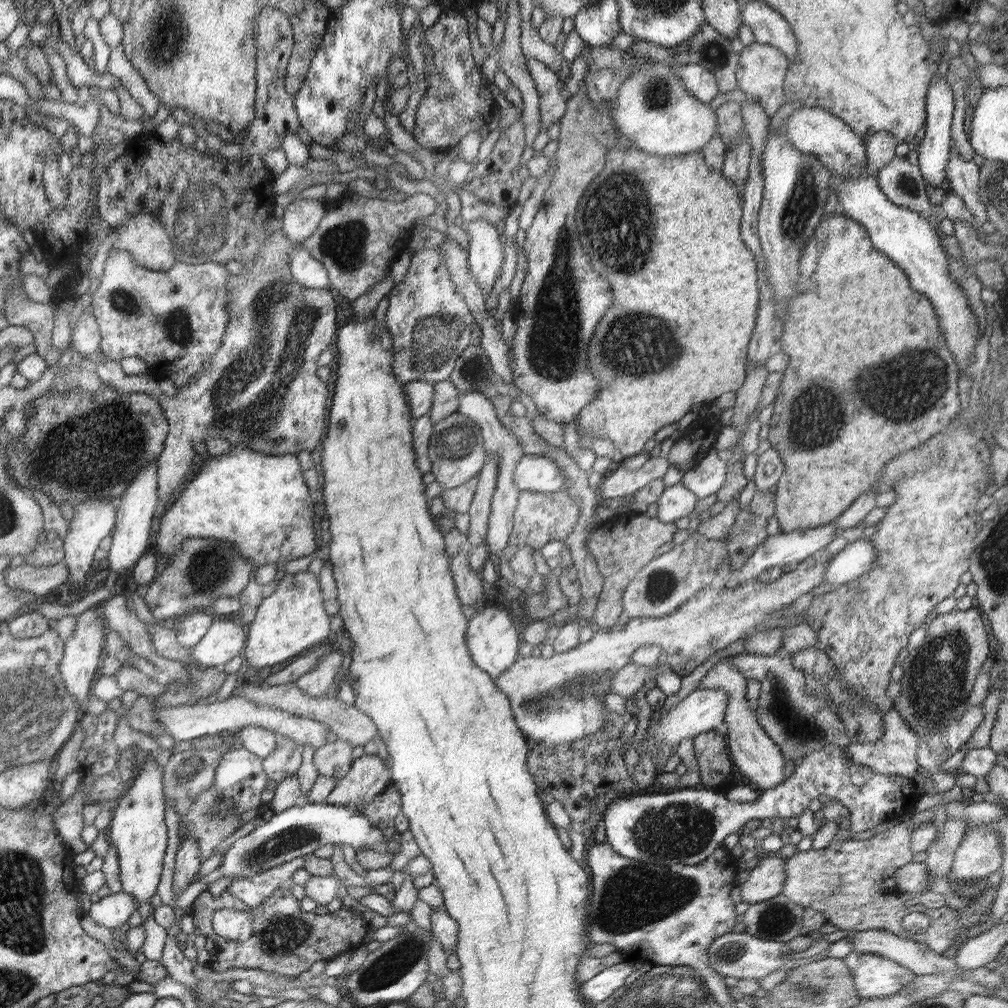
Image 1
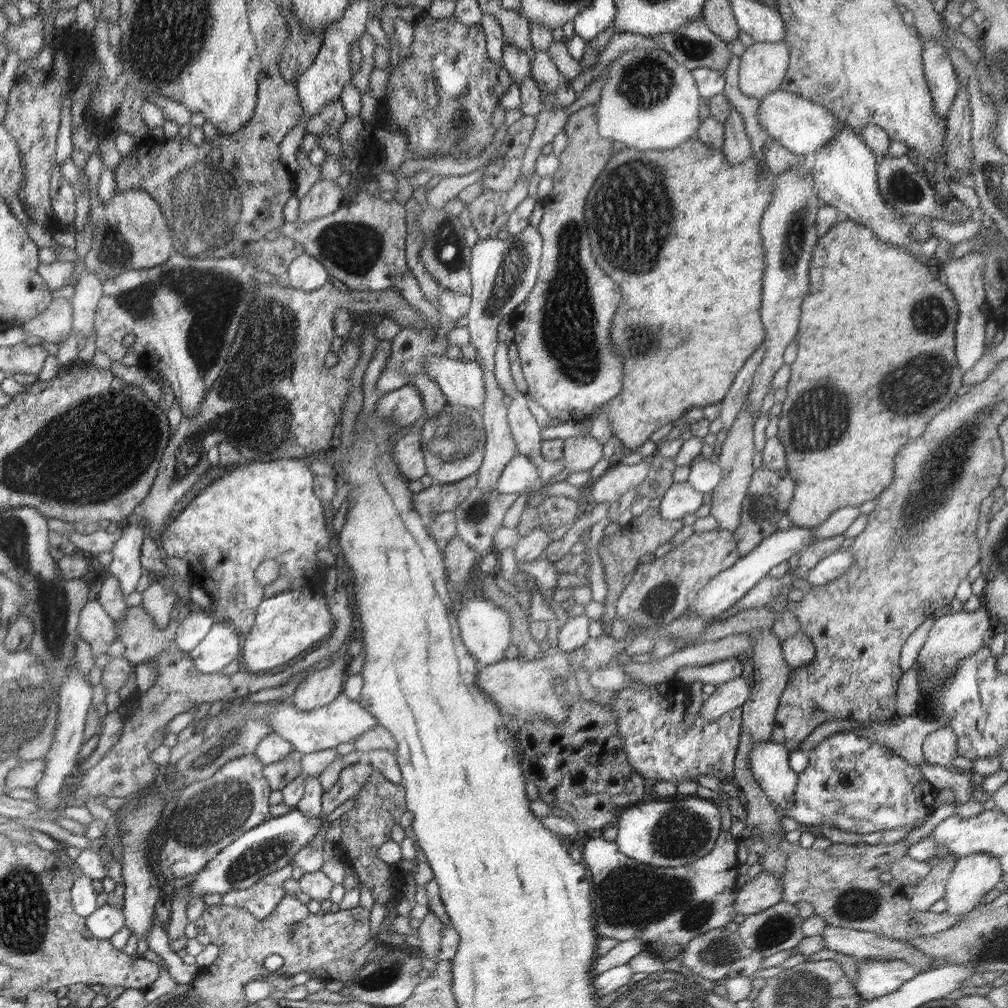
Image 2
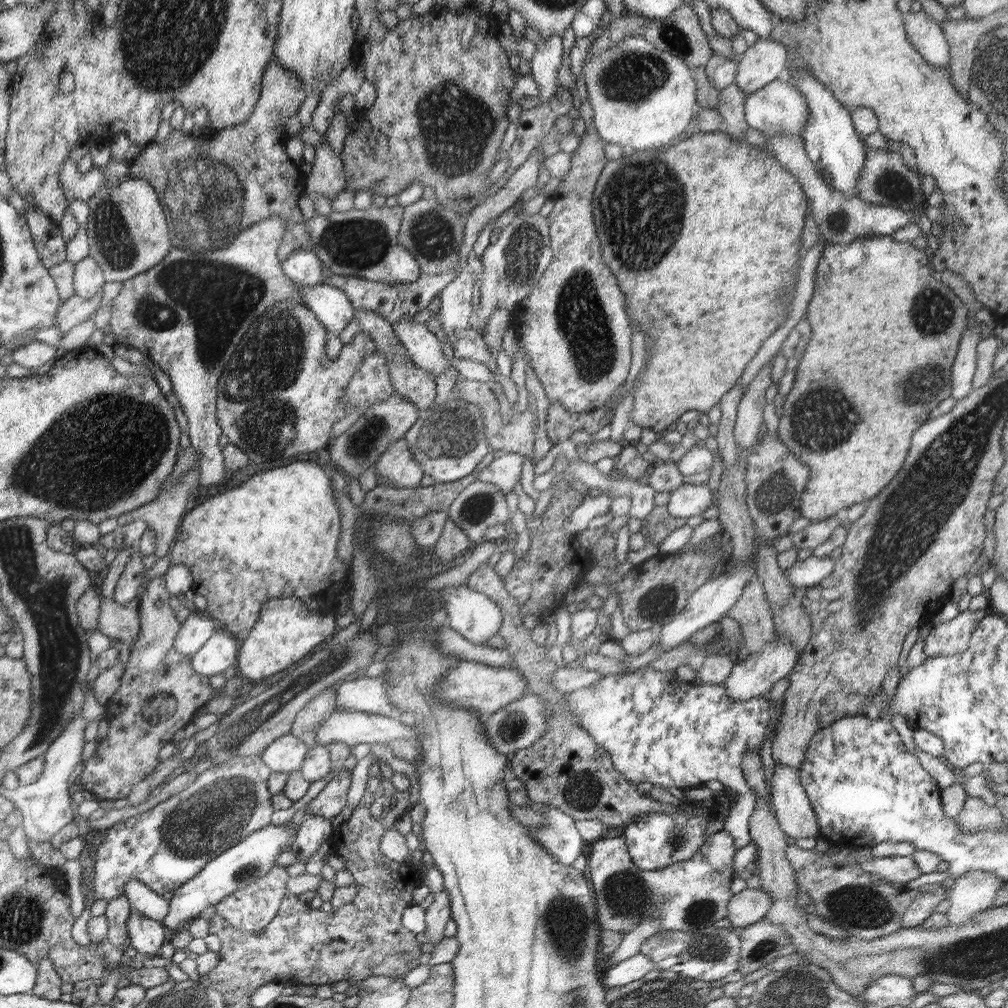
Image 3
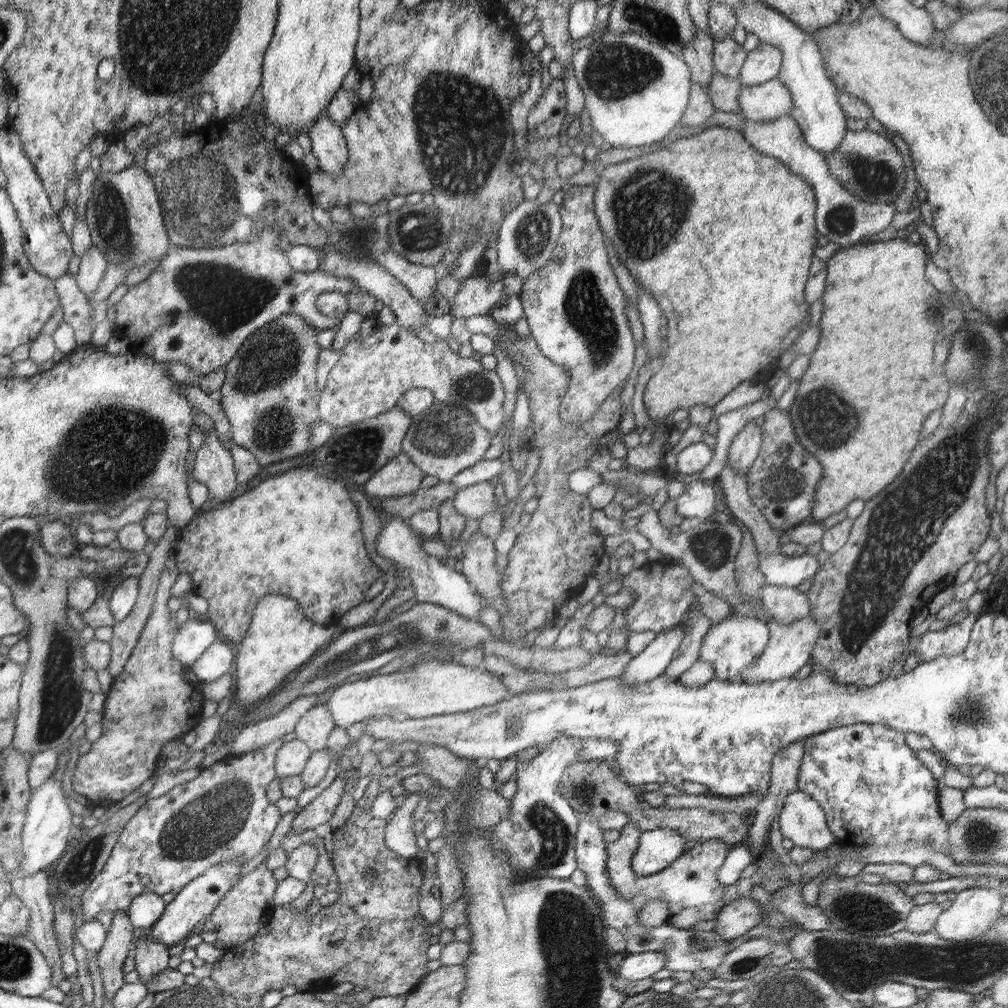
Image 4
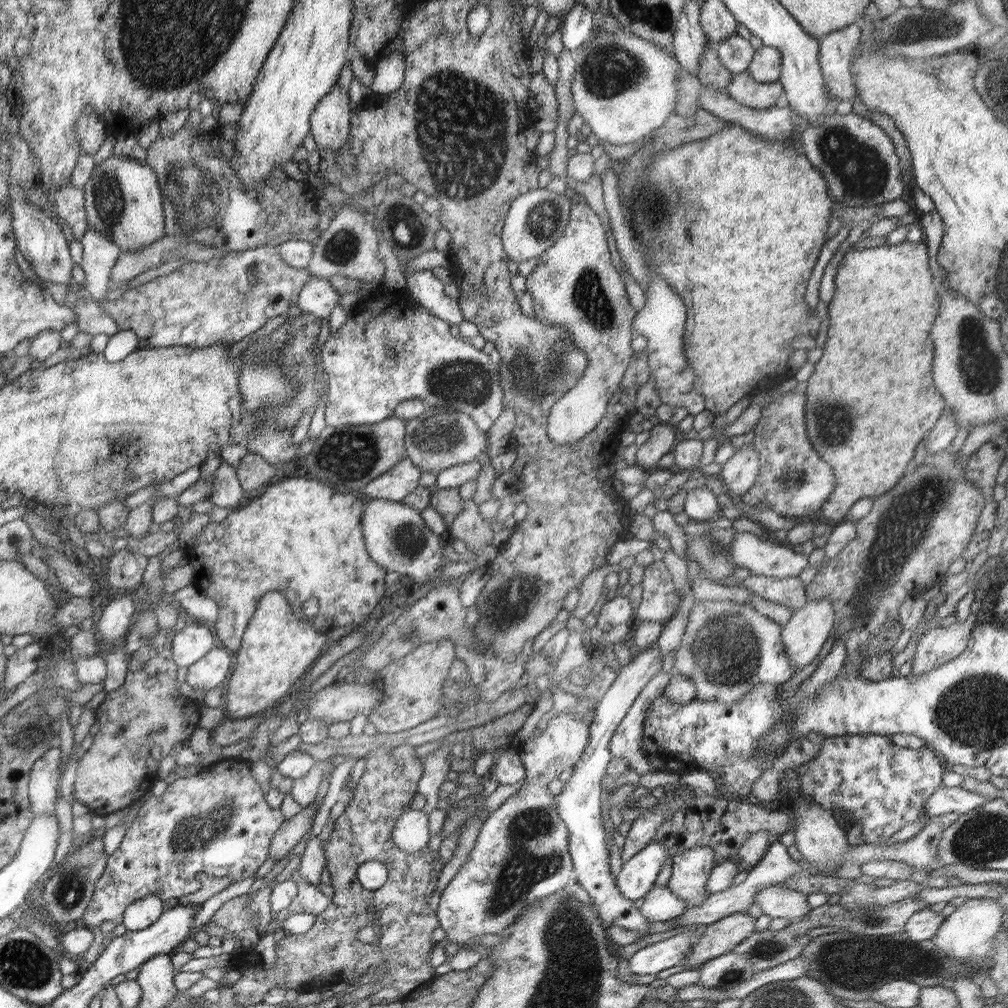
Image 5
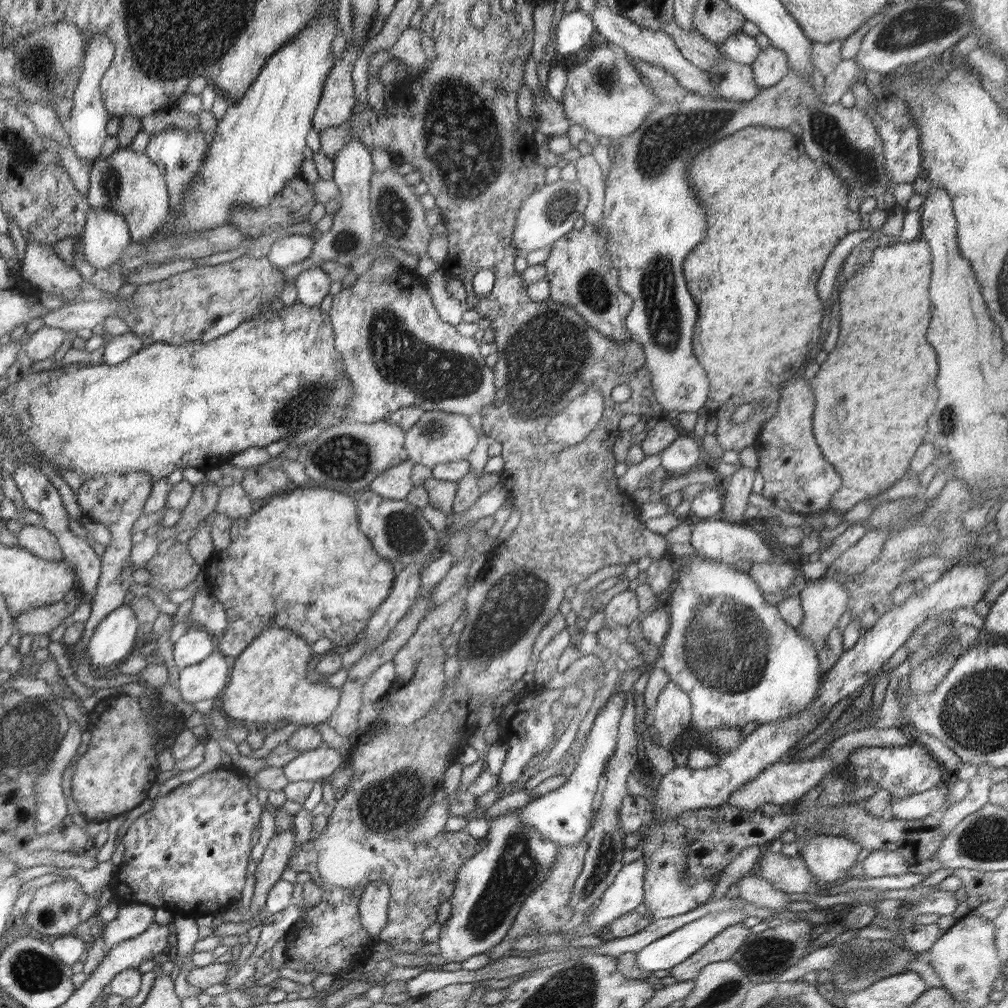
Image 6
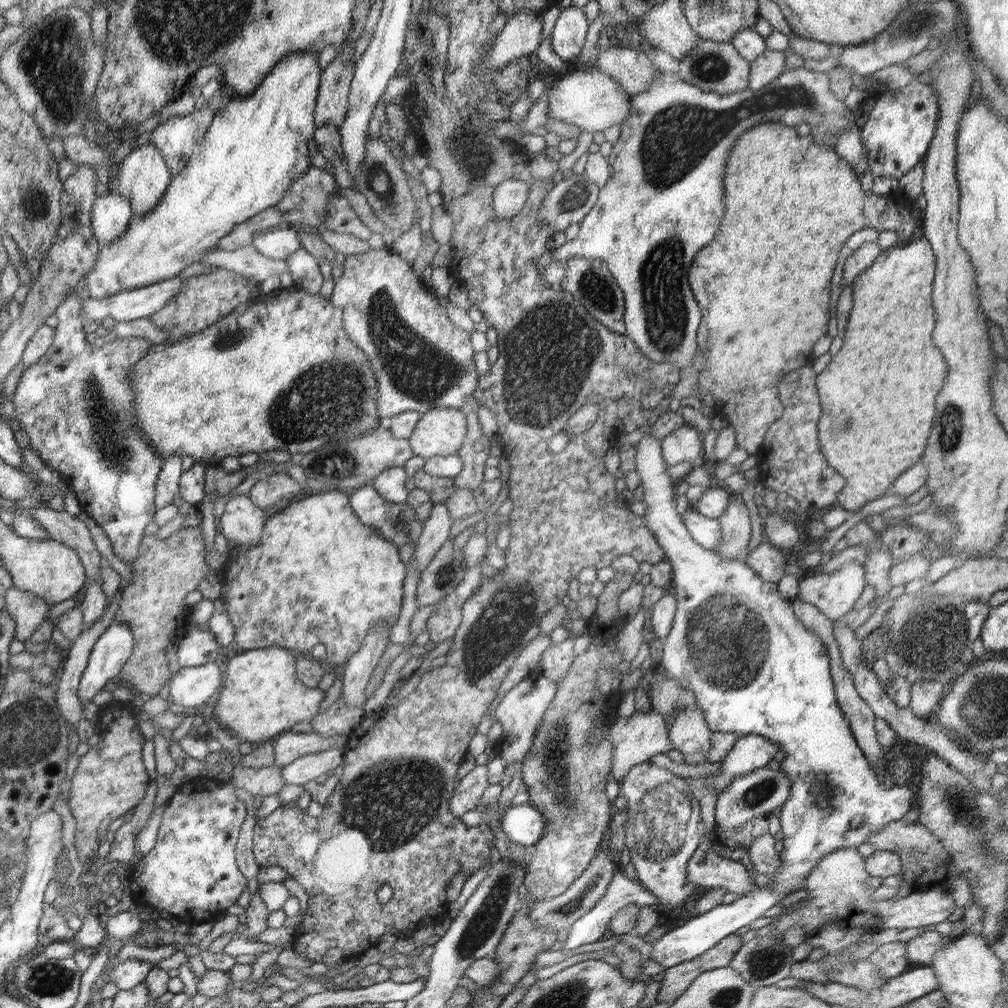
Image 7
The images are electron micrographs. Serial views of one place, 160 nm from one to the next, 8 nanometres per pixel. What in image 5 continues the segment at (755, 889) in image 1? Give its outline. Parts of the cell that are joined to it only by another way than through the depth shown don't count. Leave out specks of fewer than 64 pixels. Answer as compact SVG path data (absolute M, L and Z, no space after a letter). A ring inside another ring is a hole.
M732 914L712 925L699 938L699 941L687 953L682 963L698 966L732 952L755 931L755 918L746 914Z

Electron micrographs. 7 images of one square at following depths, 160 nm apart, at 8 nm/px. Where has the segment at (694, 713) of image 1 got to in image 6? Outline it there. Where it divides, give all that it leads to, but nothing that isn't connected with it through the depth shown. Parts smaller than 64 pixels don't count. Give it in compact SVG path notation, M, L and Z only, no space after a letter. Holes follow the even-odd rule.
M827 578L802 581L802 585L803 589L797 595L801 600L803 619L796 629L819 650L844 614L849 592L843 584Z

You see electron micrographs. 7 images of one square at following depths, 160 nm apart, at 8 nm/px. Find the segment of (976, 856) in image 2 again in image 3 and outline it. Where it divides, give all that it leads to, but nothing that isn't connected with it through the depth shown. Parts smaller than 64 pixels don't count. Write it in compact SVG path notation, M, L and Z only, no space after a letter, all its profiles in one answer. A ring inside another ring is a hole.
M972 870L962 874L955 880L950 896L947 897L951 903L946 912L947 925L962 926L976 914L994 907L996 894L1003 886L999 876L990 872Z

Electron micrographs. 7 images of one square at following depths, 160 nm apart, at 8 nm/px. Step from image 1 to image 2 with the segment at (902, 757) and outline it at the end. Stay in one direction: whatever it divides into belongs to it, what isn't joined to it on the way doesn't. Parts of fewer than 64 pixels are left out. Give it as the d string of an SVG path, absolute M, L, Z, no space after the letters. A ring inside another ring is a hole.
M922 763L916 767L920 769L923 777L938 790L952 789L956 805L974 800L970 788L974 783L970 779L970 771L954 770L952 767L944 768L928 763Z

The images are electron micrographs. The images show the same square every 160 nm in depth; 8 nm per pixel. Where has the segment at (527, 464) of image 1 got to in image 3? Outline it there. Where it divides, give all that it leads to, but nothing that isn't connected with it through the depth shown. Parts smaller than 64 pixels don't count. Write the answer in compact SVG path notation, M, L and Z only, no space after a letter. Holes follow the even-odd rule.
M503 452L476 478L498 487L506 495L521 480L523 463L521 455Z

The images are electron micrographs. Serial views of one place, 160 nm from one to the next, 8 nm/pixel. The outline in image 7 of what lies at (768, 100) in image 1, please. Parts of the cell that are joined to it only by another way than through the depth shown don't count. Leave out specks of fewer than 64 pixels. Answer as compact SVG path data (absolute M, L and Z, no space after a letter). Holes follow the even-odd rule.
M766 50L756 57L751 64L748 89L760 90L770 84L775 78L785 71L786 57L783 52Z

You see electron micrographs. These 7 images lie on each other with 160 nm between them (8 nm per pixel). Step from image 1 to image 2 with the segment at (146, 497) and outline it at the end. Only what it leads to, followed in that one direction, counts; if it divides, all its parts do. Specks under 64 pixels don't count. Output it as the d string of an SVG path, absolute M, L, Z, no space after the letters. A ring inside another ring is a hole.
M132 522L122 529L120 538L111 548L112 561L106 567L119 580L122 592L128 596L135 591L136 584L144 572L141 565L141 548L148 534L142 522Z

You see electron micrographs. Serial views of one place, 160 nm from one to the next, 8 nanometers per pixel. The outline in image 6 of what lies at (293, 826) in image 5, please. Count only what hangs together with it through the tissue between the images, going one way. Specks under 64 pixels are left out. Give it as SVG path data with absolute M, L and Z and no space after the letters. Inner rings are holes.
M292 831L275 833L265 848L262 860L255 871L256 888L251 899L250 915L266 911L267 894L288 867L296 842Z

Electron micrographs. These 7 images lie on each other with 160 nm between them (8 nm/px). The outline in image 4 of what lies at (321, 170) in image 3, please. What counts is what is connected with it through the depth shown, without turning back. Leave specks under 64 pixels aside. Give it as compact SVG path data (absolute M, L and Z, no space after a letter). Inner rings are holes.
M324 111L308 134L319 169L336 178L344 170L349 153L341 126L332 122Z

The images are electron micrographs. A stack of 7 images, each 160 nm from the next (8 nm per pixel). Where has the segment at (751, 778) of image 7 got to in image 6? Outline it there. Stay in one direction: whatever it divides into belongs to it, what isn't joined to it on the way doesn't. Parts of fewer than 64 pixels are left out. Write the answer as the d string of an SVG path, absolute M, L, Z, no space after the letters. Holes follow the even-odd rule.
M892 726L881 729L879 727L868 727L854 731L849 730L846 734L833 740L823 751L820 756L810 758L803 761L787 762L784 759L778 760L772 766L763 770L754 780L751 780L744 786L740 787L736 792L732 792L732 804L730 797L727 798L727 804L730 806L748 809L749 811L760 808L761 805L767 802L772 804L788 804L788 802L799 801L805 794L810 792L819 782L832 772L835 766L846 762L849 754L861 746L877 746L877 747L894 747L894 746L910 746L916 742L915 735L904 728Z

